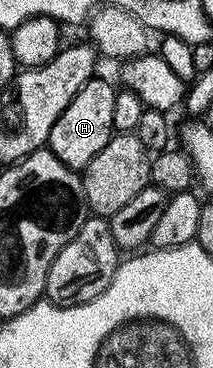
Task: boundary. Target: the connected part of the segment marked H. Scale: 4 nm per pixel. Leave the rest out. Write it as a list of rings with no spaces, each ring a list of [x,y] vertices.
[[[92,78],[73,94],[73,102],[61,110],[61,118],[53,122],[53,130],[49,134],[47,144],[51,153],[57,158],[61,158],[63,164],[69,167],[82,170],[89,162],[93,162],[93,157],[103,149],[105,142],[109,142],[115,127],[113,126],[113,98],[117,88],[107,80]]]

